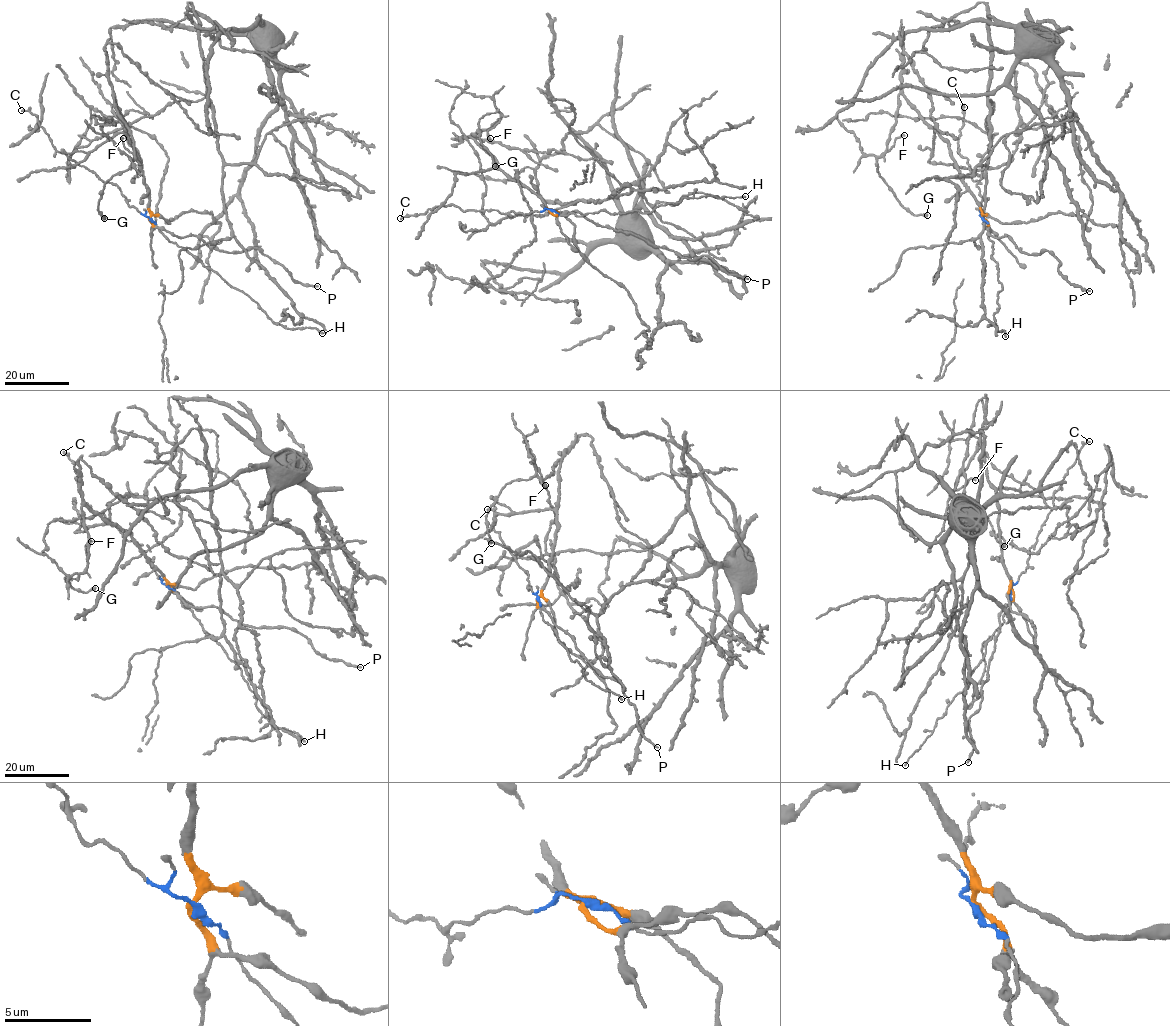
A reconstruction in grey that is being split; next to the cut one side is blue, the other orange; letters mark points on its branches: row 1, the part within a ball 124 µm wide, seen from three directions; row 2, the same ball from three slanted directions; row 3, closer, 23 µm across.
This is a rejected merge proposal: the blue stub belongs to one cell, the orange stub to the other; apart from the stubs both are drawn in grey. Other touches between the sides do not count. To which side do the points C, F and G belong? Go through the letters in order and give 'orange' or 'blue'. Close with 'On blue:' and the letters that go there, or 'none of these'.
C: blue
F: orange
G: orange
On blue: C

